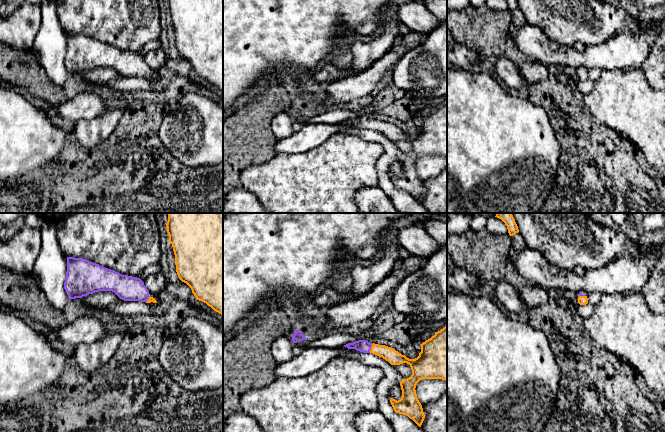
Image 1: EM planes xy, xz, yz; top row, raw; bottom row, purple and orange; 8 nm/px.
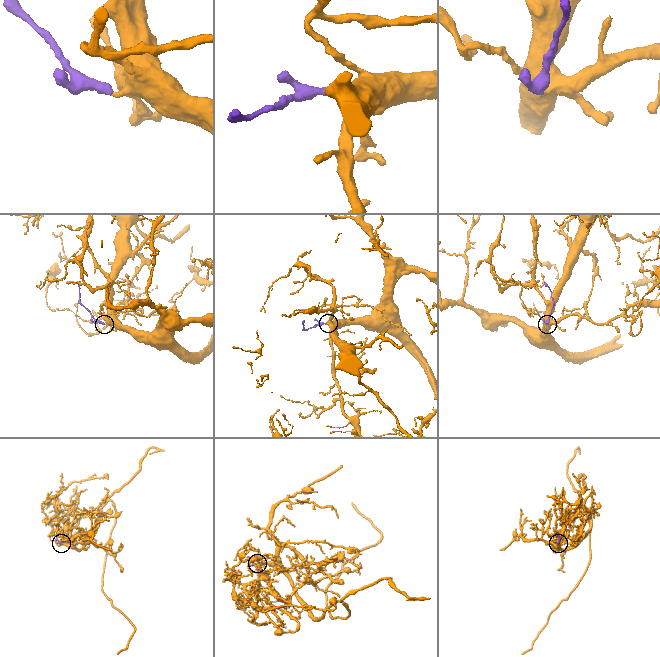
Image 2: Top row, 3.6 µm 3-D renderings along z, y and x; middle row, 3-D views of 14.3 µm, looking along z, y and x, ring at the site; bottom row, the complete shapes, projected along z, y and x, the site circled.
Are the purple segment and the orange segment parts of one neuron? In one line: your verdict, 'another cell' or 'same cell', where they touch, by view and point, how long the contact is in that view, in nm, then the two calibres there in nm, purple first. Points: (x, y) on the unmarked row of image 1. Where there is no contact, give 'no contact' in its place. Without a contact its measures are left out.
same cell; contact xz (370, 124); length 80 nm; calibres 100 and 110 nm

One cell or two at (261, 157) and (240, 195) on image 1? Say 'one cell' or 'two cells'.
two cells

